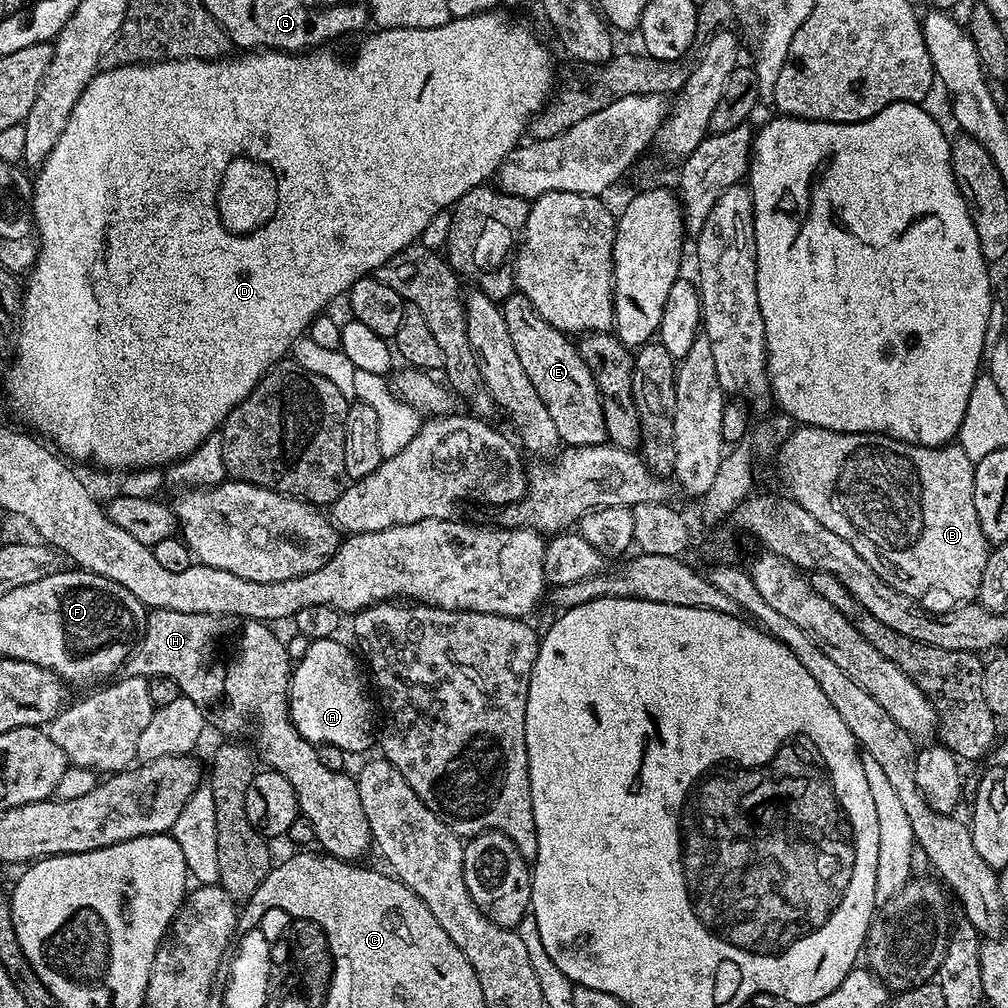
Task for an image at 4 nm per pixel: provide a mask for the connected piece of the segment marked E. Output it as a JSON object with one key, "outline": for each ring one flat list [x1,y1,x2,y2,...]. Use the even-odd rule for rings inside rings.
{"outline":[[519,290,513,291,512,295,503,301,502,311,506,318,506,326,510,330,510,342,514,342,514,350,518,350,518,362,522,362,522,370,526,370,534,390,538,390,538,398,542,398,546,410,550,410,550,418,558,430,561,441,574,448,605,443,608,440,608,431,602,412,600,391,592,371,588,369,586,362,582,362,579,347,573,341,571,344,568,341,571,339,565,333,547,324,534,310,530,298,526,298]]}

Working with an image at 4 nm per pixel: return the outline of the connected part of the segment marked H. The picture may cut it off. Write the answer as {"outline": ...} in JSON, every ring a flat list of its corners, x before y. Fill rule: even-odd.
{"outline":[[154,608,148,612,148,625,144,631,144,636,139,642,135,652,130,657,130,672,134,676,143,676,145,678,155,679,172,679,180,688,181,696,190,698,190,702,195,704,204,711,207,723,212,724,218,731,224,735,224,738,248,738,244,736,260,736,254,743,255,751,258,753,259,759,264,760,269,769,278,774,282,774,282,778,286,778,286,782,290,782,290,786,294,786,294,794,298,805,299,815,305,816,314,826,314,834,316,835,316,844,329,856,336,856,339,860,349,862,359,861,359,856,364,856,373,847,372,831,366,822,366,814,362,810,362,798,358,798,358,790,356,789,356,781,351,775,344,772,331,772,326,770,326,766,322,766,322,762,318,758,316,748,309,740,303,740,298,734,298,730,292,724,292,719,288,713,288,686,292,678,293,661,288,661,288,652,284,649,284,644,271,632,267,623,258,620,245,620,242,616,211,616,210,614,182,614,178,610,162,610]]}

